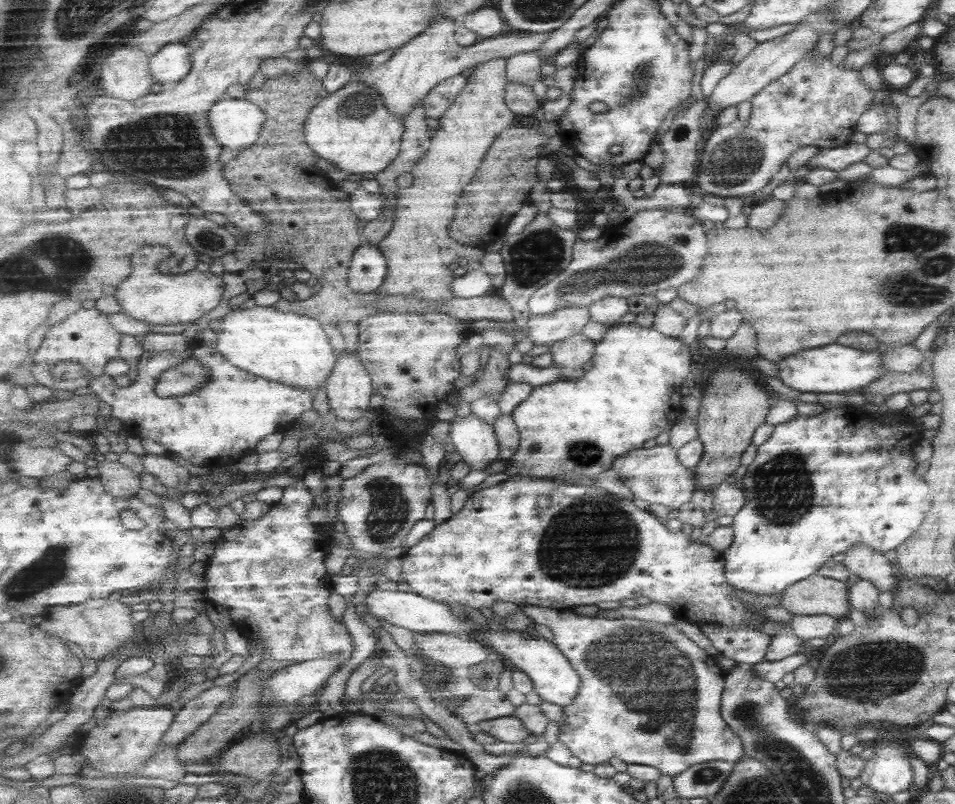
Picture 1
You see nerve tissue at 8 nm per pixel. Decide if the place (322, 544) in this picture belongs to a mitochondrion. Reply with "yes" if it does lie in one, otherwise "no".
no

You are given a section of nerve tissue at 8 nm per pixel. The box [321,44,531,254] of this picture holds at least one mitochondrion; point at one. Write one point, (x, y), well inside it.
(360, 104)

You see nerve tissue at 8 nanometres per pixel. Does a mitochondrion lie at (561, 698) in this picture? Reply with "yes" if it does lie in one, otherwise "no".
no

